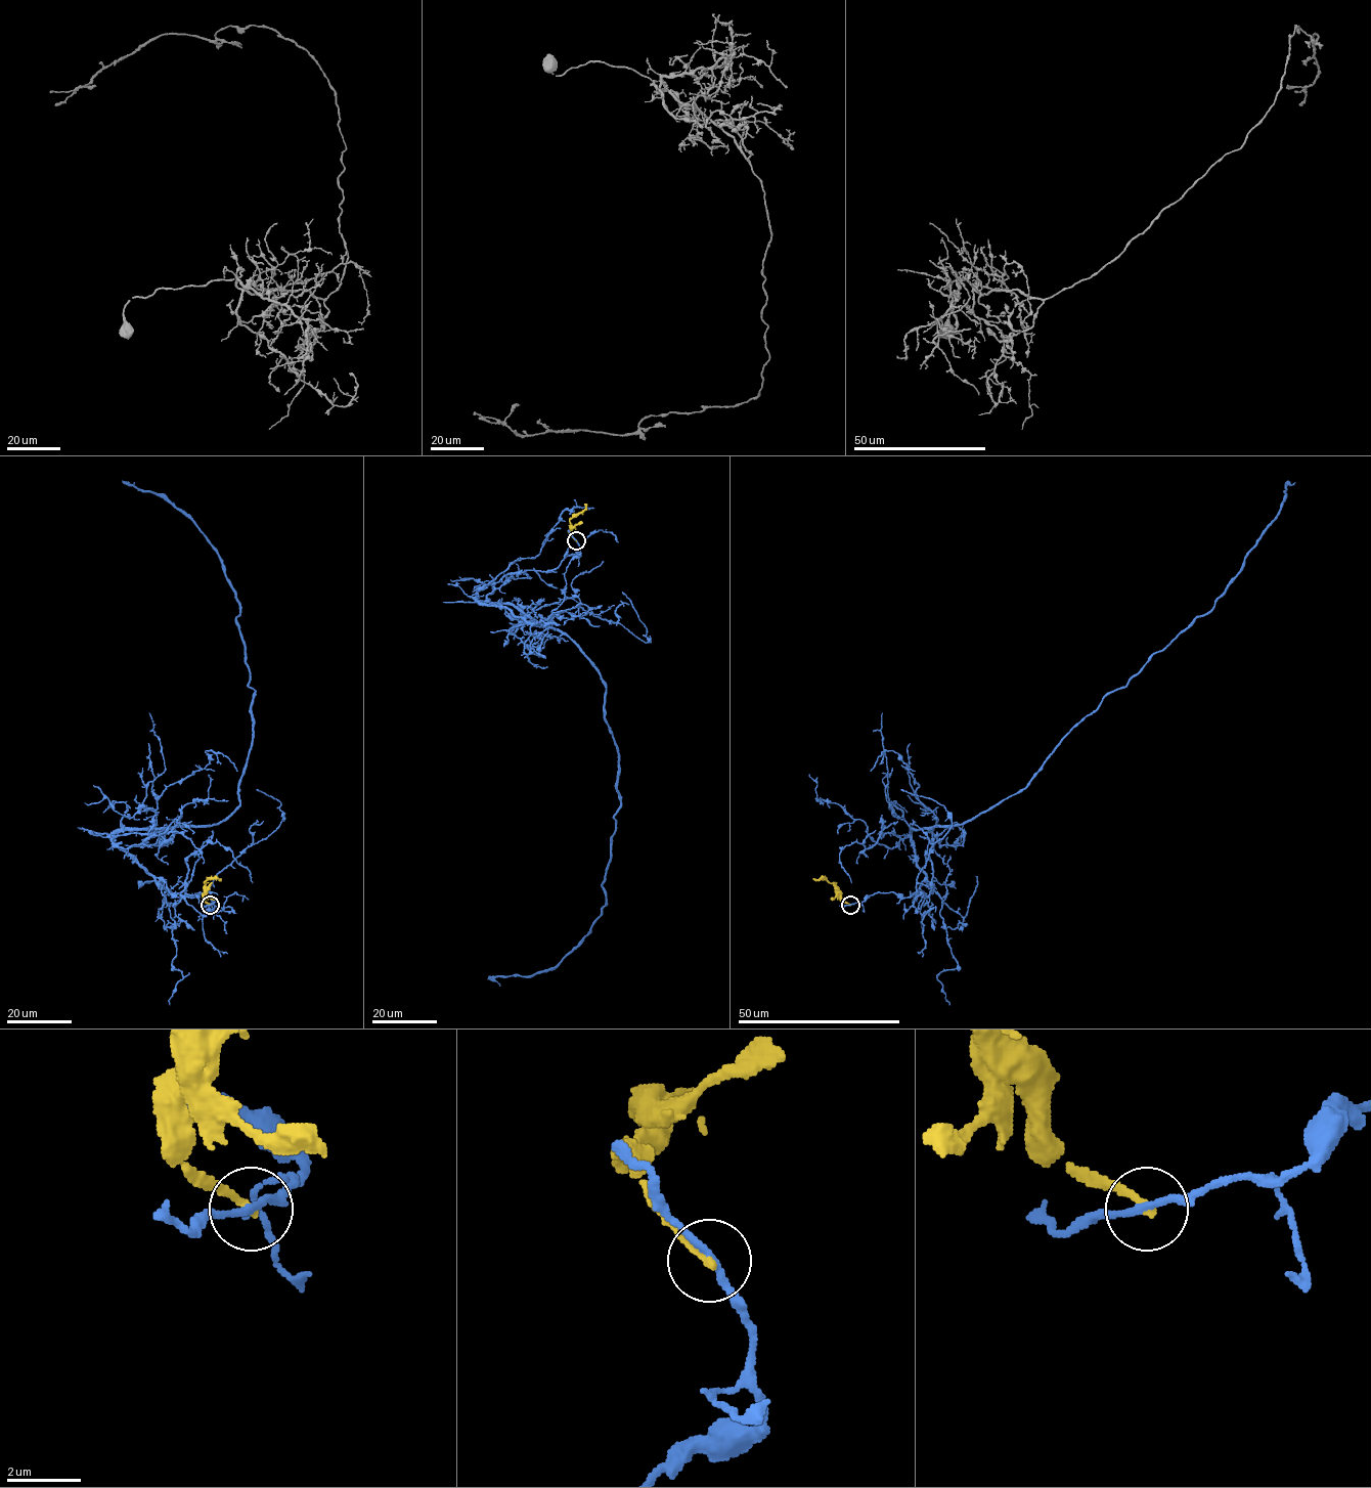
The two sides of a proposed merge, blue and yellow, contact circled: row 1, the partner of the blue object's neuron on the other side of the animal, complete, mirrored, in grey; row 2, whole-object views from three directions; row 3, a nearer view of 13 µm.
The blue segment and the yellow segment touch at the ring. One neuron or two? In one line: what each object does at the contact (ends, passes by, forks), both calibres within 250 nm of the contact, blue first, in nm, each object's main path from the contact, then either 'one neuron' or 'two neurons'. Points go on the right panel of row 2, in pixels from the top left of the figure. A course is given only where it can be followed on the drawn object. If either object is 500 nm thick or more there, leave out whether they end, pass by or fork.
blue passes by; yellow ends; calibres 180 and 220 nm; course blue (850, 905), (878, 892), (931, 892), (912, 830), (964, 824), (1021, 791), (1105, 696), (1212, 608), (1295, 482); course yellow (850, 905), (843, 901), (841, 892), (832, 883), (824, 879), (812, 879); two neurons

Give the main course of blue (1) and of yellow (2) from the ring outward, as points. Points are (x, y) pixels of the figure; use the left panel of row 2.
1: (210, 905), (114, 843), (218, 824), (239, 805), (252, 741), (221, 558), (134, 482)
2: (210, 905), (205, 901), (204, 883), (218, 879)

